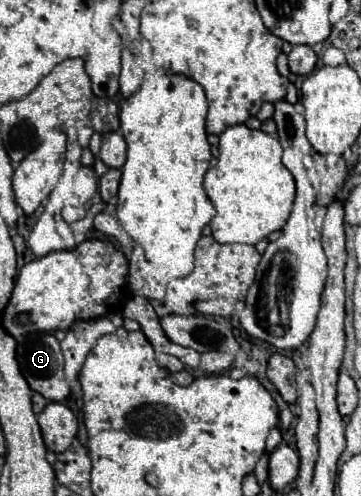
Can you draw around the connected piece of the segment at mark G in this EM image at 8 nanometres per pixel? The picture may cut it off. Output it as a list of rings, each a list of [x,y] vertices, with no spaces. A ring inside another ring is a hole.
[[[31,332],[27,336],[17,338],[17,362],[21,374],[25,376],[33,392],[39,392],[51,402],[61,402],[67,398],[71,386],[63,374],[63,354],[59,348],[59,340],[51,332]]]

